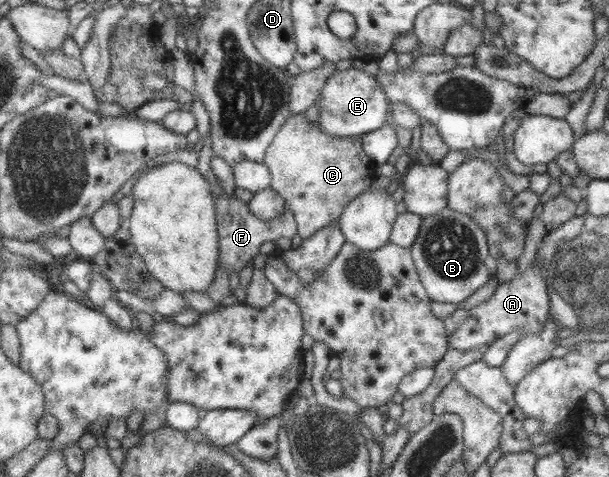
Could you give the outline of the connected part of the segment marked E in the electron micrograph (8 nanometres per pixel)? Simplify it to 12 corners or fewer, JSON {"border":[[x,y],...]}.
{"border":[[352,67],[336,72],[317,103],[333,137],[387,125],[386,86]]}

